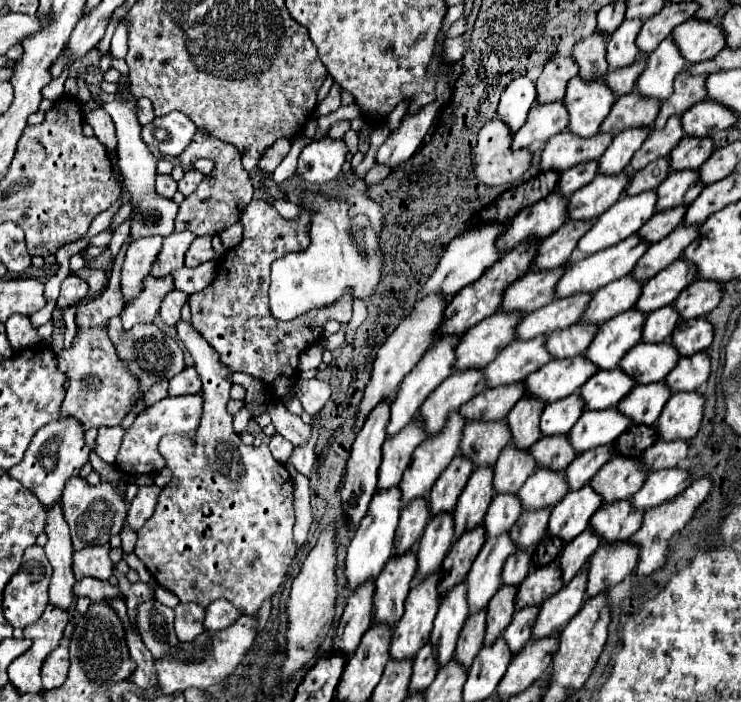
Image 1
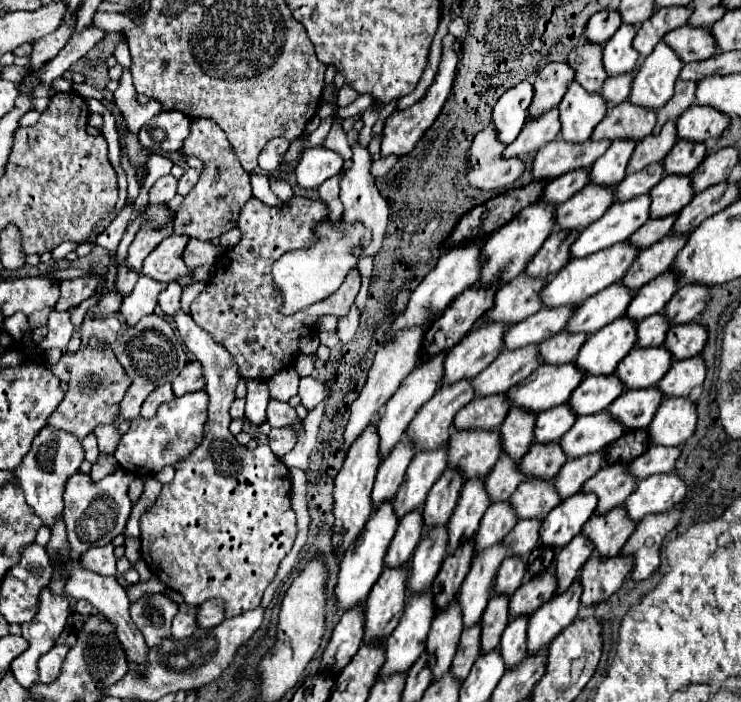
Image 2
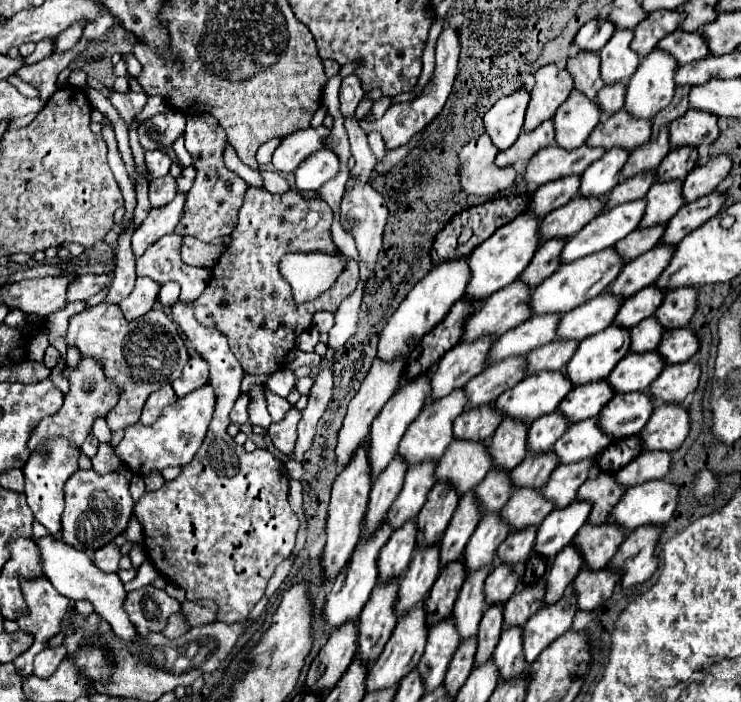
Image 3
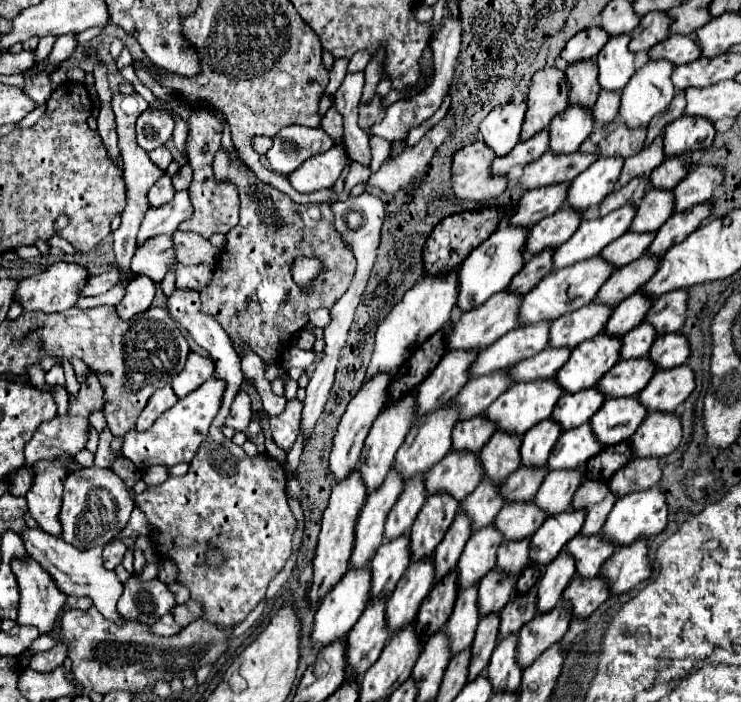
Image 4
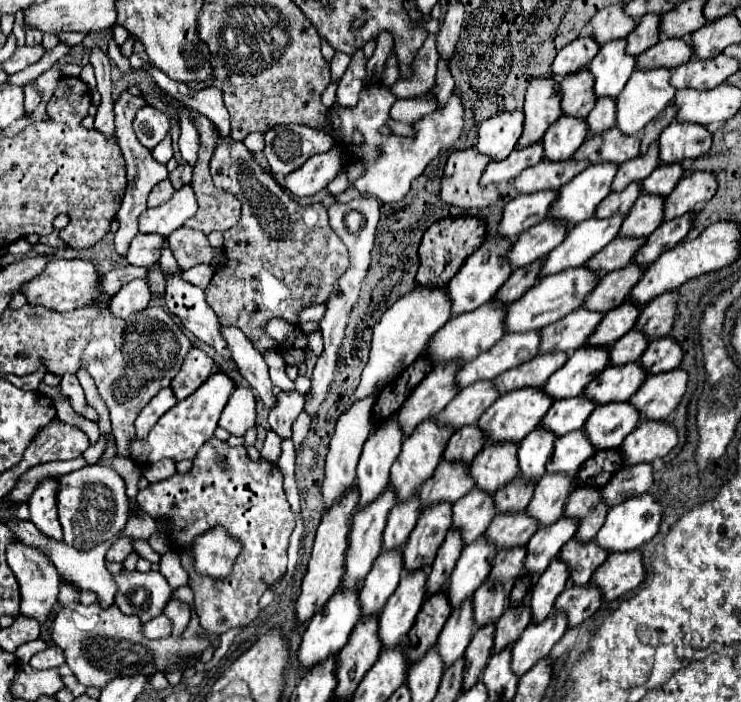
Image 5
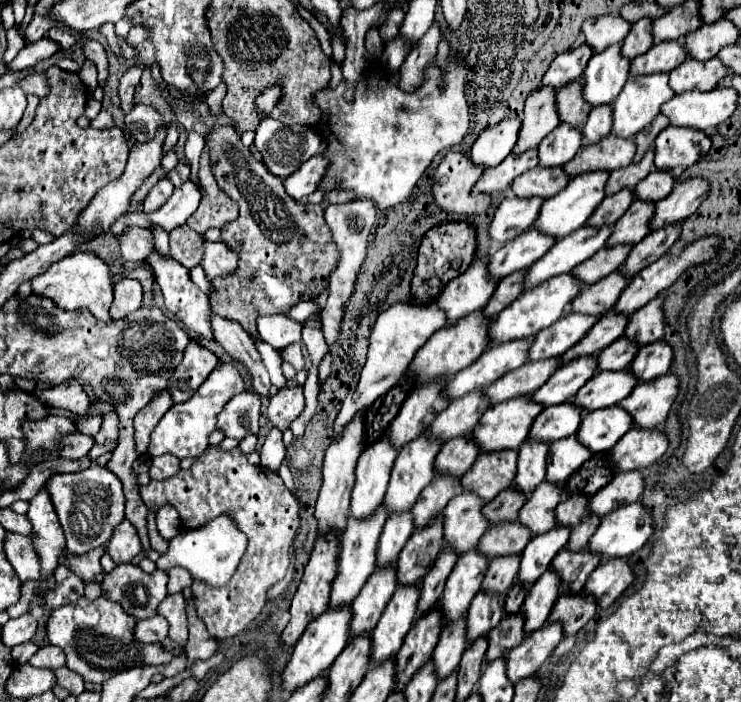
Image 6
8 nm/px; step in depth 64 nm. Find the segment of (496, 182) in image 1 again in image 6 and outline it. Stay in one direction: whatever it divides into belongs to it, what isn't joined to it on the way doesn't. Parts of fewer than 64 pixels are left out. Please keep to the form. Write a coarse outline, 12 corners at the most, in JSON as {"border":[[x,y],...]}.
{"border":[[448,152],[434,174],[442,210],[482,214],[490,194],[472,194],[484,168]]}

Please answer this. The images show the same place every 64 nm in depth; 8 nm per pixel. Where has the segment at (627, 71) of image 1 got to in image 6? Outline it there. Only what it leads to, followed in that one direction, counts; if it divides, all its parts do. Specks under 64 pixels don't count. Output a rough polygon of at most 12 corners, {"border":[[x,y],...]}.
{"border":[[612,106],[592,108],[582,128],[584,144],[612,132]]}

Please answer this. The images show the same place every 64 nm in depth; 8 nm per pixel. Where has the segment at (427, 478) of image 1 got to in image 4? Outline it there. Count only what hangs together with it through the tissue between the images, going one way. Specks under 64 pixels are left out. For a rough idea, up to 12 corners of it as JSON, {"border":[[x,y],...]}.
{"border":[[424,476],[410,478],[386,520],[386,538],[408,534],[426,502]]}

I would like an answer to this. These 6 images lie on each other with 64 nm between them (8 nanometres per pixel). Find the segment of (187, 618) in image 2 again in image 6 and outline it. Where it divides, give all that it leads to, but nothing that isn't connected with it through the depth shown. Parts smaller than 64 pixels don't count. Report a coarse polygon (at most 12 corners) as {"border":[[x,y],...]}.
{"border":[[162,616],[140,620],[140,642],[164,642],[168,622]]}

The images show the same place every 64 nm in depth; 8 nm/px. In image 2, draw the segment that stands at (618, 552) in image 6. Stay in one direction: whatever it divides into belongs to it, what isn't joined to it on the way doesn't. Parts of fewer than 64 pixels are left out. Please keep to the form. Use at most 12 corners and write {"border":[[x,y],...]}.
{"border":[[674,474],[638,482],[626,510],[634,522],[668,512],[688,492]]}

